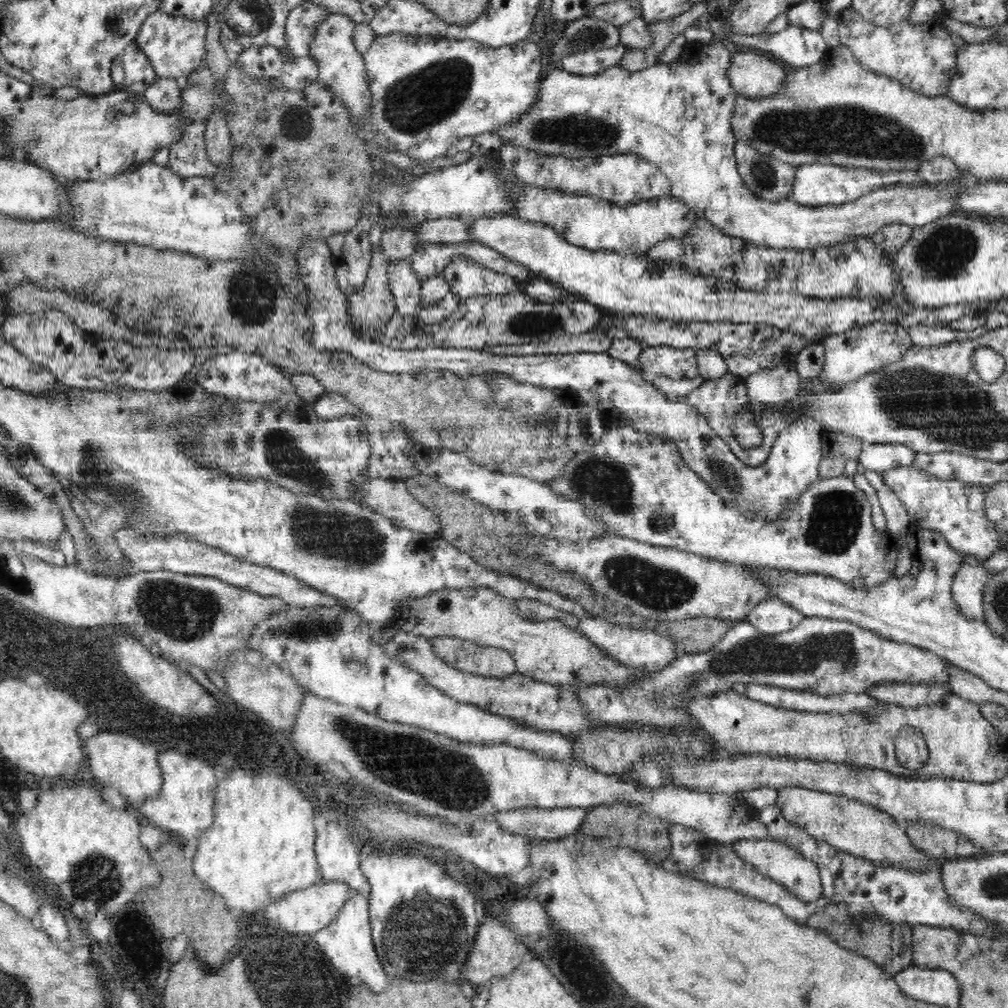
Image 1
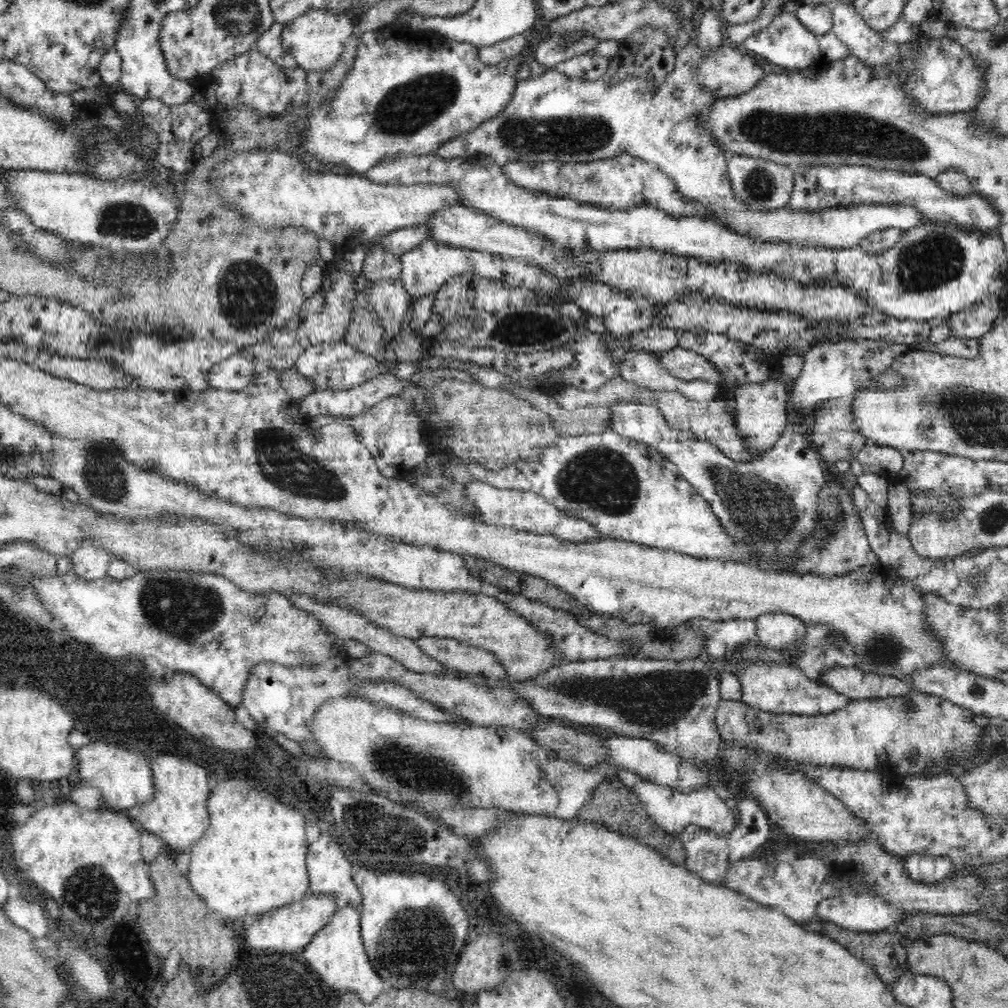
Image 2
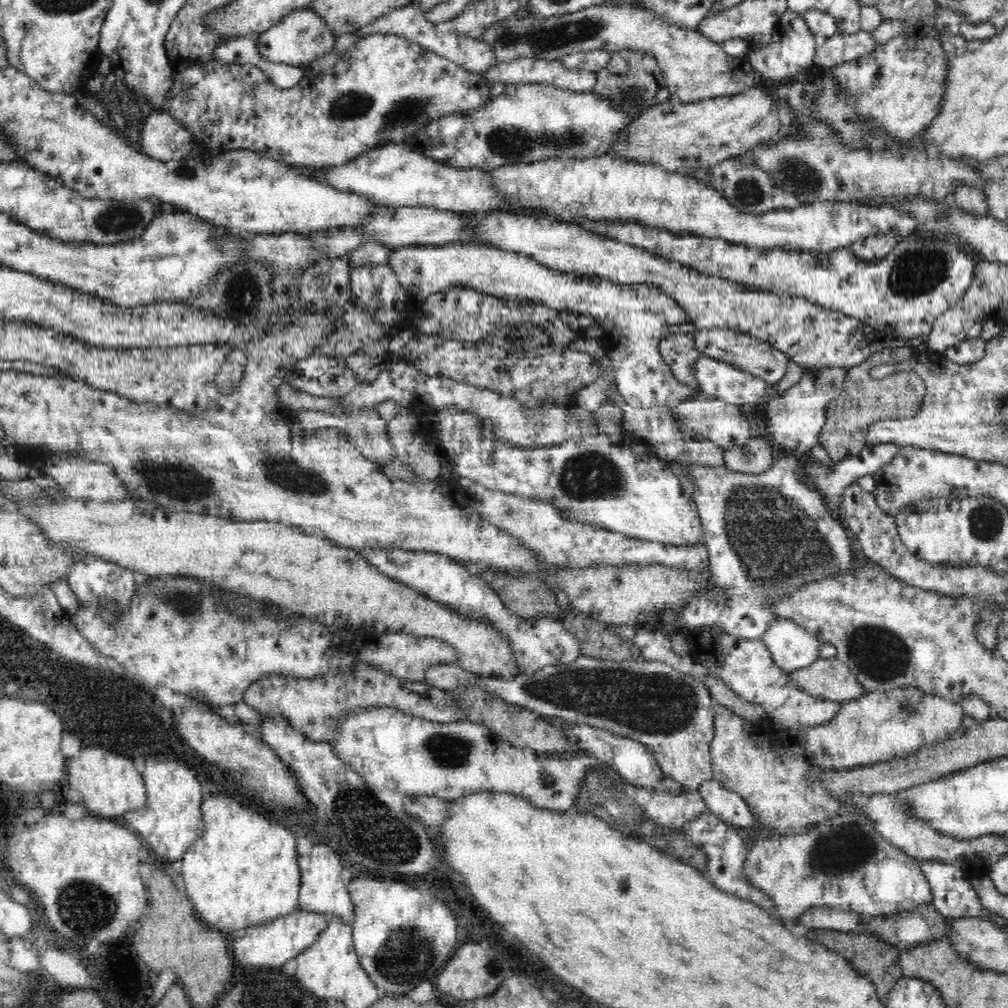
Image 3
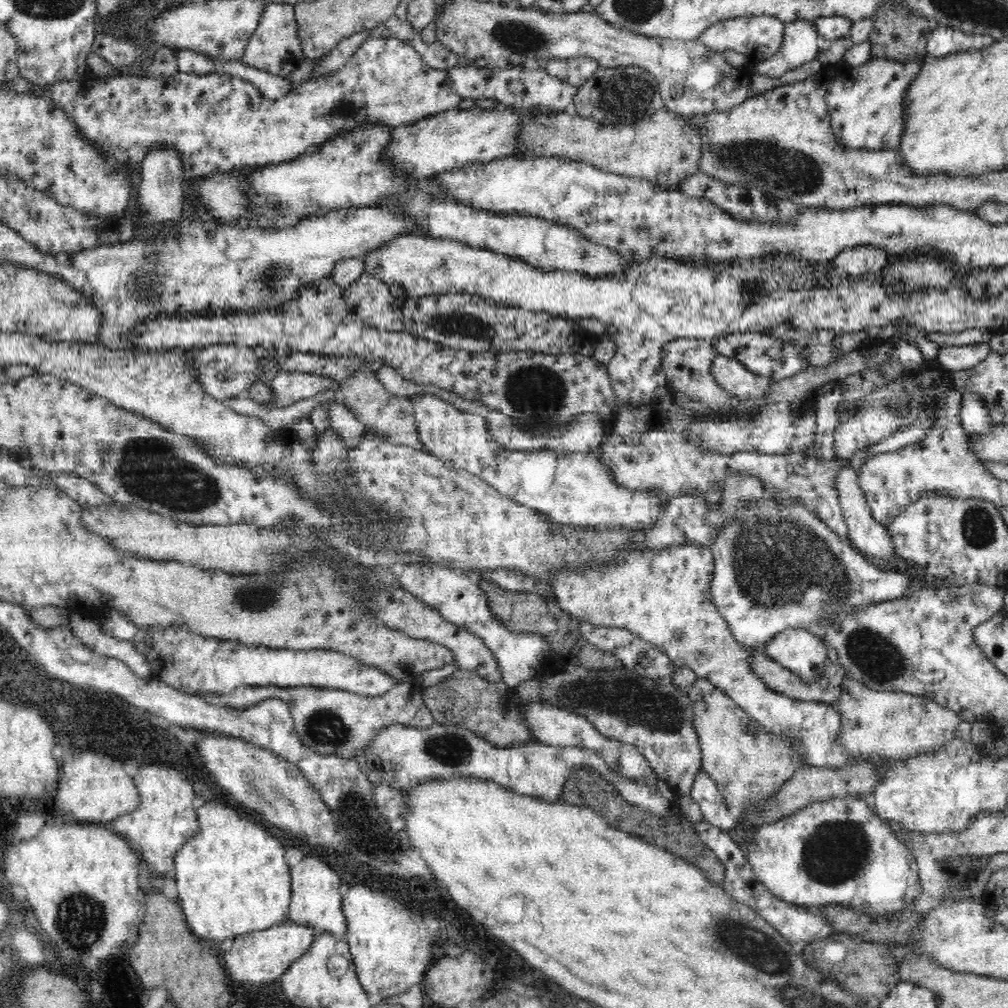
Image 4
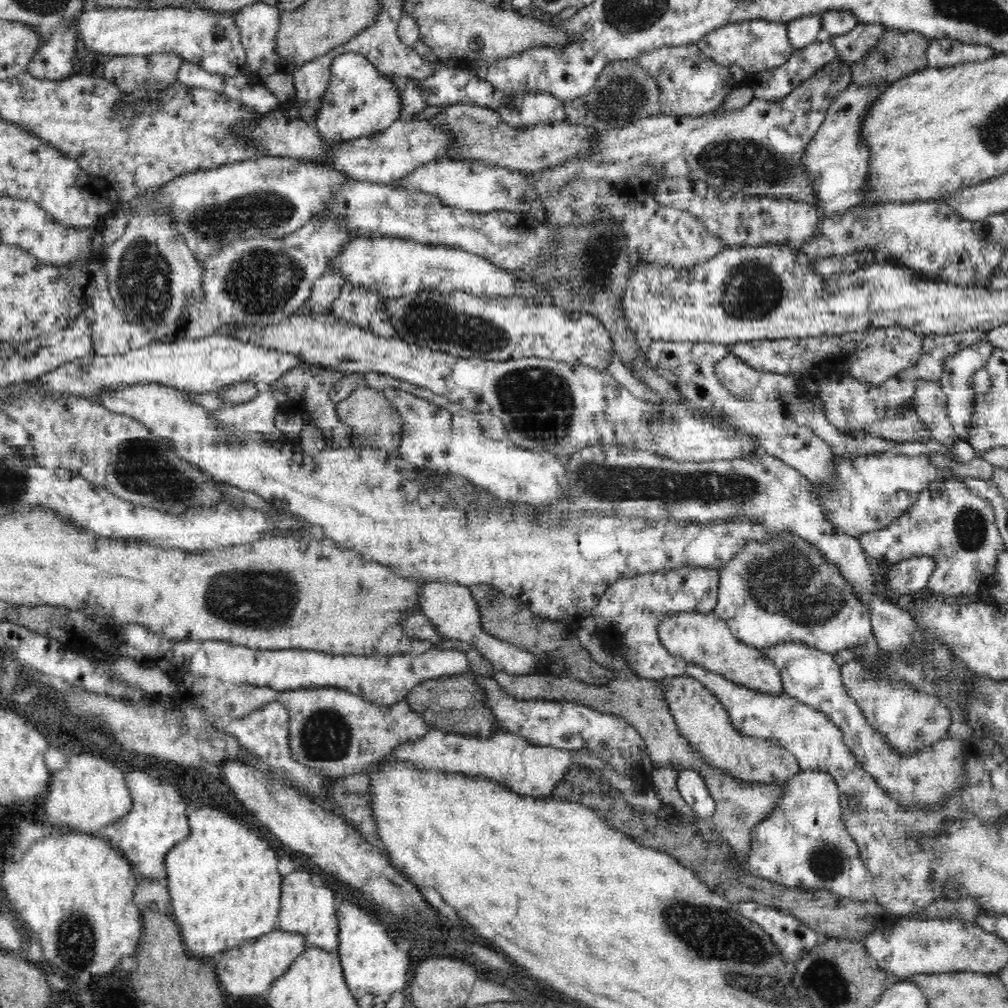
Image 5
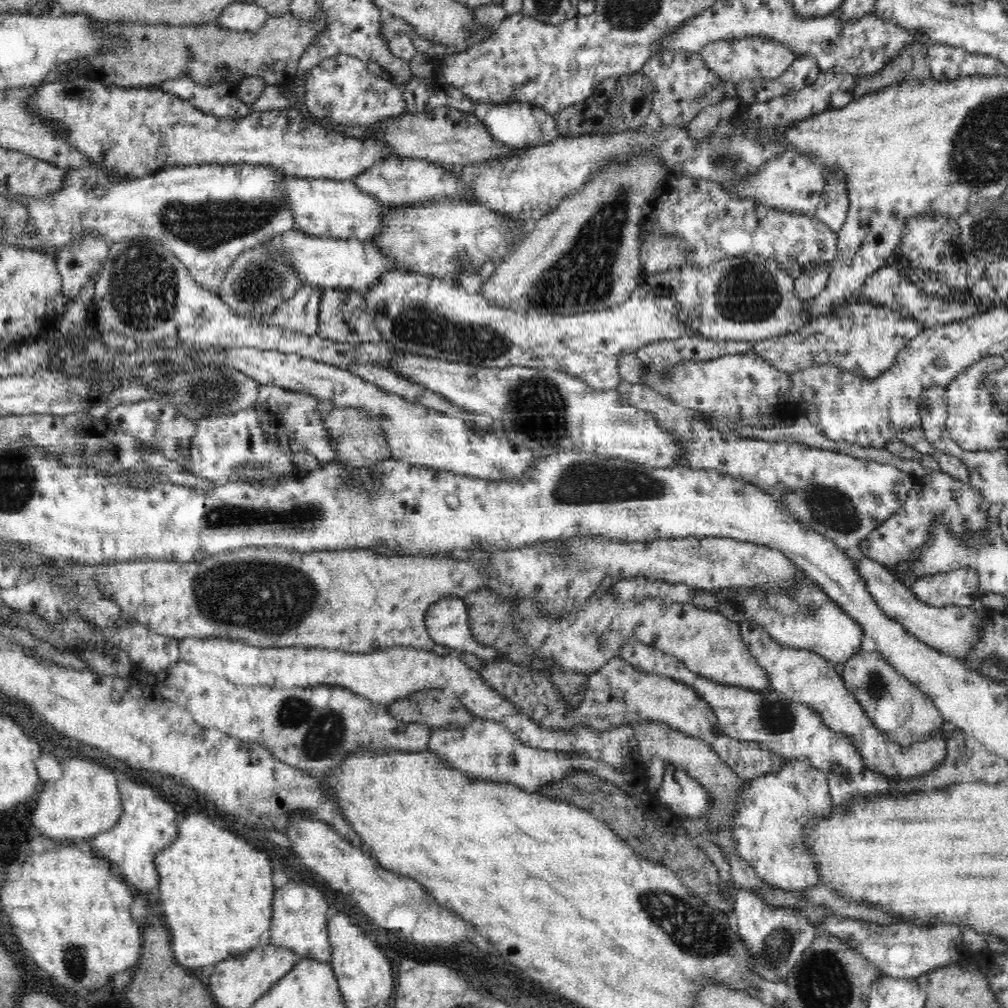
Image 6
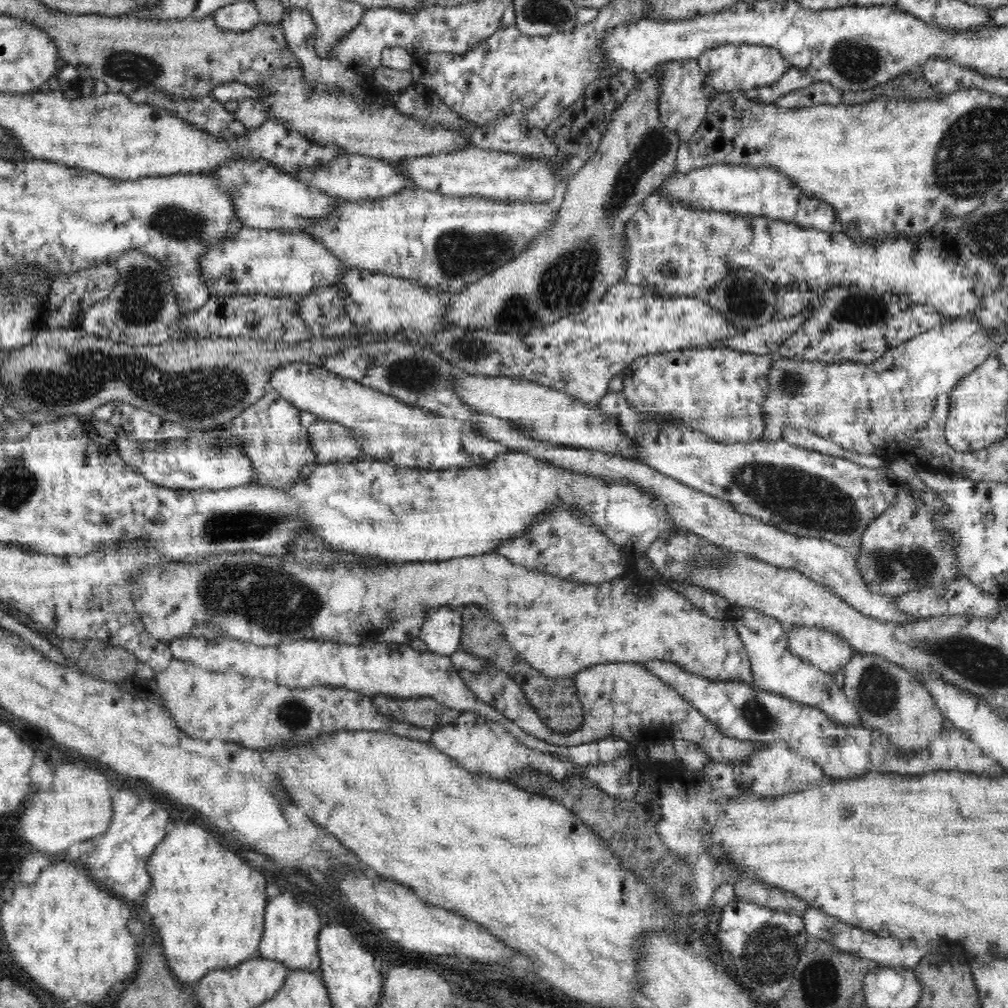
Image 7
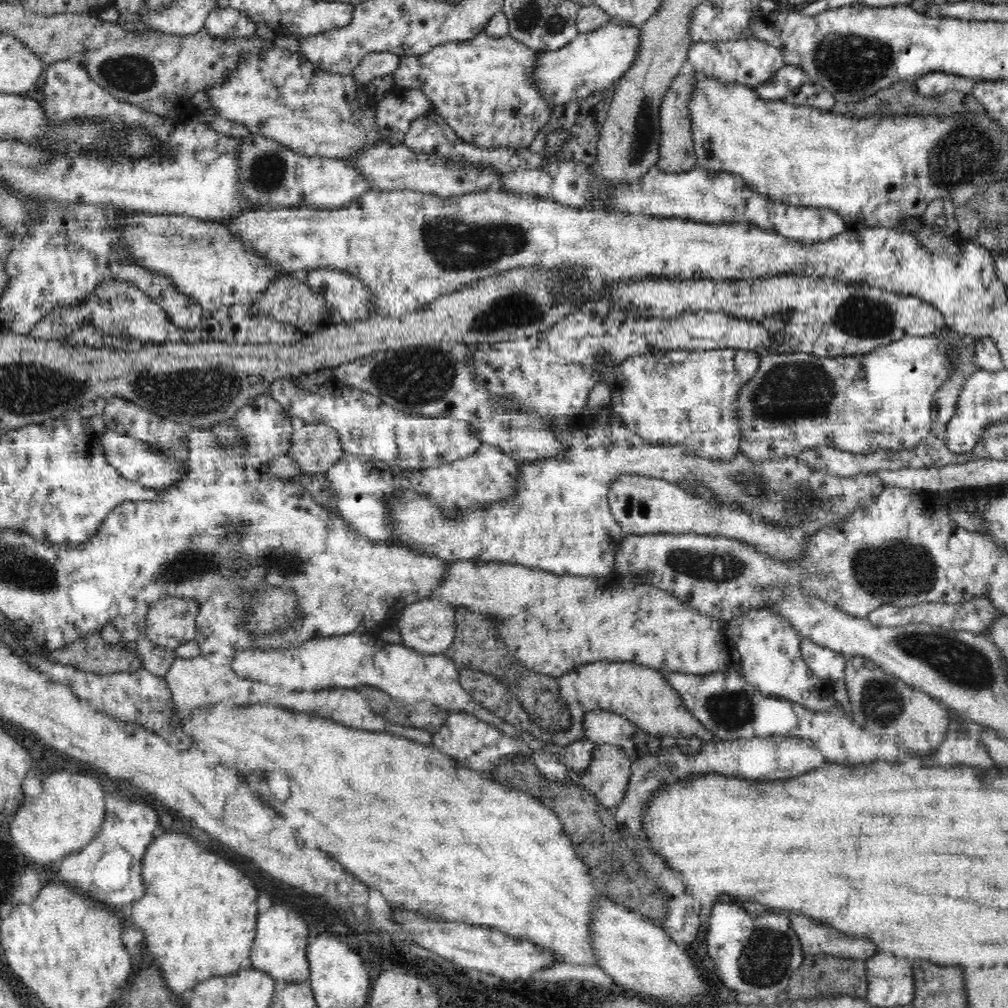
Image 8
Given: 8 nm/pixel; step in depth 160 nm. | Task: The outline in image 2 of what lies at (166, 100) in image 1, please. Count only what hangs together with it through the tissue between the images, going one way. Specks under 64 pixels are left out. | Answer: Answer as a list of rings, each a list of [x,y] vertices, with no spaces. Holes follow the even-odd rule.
[[[151,97],[138,102],[138,112],[142,122],[150,126],[158,136],[158,162],[168,169],[171,168],[175,174],[192,172],[203,158],[200,145],[202,139],[212,130],[210,111],[196,99],[180,105],[168,105]]]

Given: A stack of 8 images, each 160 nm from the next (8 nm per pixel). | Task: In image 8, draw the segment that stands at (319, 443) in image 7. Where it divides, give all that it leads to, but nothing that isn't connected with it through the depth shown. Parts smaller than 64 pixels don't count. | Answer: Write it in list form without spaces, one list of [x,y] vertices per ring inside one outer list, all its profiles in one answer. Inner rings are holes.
[[[306,424],[292,431],[289,454],[305,473],[324,473],[346,452],[328,424]]]

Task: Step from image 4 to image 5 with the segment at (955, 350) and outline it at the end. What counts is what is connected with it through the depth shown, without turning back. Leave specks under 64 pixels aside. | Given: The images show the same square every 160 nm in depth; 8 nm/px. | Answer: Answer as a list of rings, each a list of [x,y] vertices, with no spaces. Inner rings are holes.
[[[987,339],[986,341],[976,342],[974,346],[962,348],[954,356],[950,356],[944,364],[944,372],[940,377],[940,384],[943,392],[947,396],[947,411],[949,419],[953,424],[955,435],[959,440],[966,442],[970,432],[972,432],[972,420],[974,420],[974,397],[976,392],[972,389],[970,376],[978,369],[986,368],[988,360],[993,351],[993,344]]]

